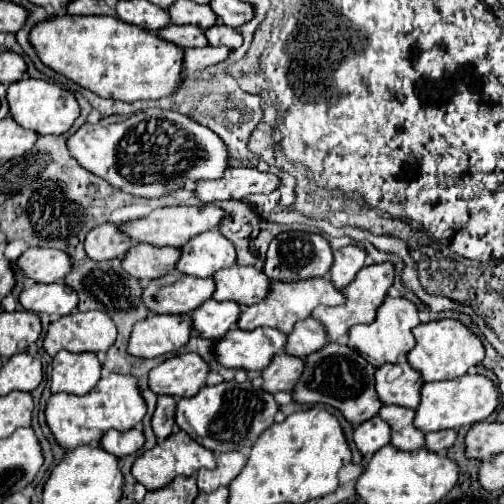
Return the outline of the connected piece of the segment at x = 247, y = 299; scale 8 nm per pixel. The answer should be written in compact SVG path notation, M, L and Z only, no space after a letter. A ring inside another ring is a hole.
M233 266L223 268L213 274L217 290L213 294L215 300L235 300L239 304L251 306L255 302L265 300L269 292L269 278L253 266ZM231 294L261 294L261 296L231 296Z

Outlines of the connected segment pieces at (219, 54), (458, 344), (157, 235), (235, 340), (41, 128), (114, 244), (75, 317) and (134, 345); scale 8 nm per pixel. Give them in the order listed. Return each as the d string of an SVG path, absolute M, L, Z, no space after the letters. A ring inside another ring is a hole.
M205 46L205 48L187 48L185 50L185 70L197 72L209 66L221 64L231 54L231 48L225 46Z
M443 318L427 324L419 324L413 328L415 336L415 348L407 354L409 364L421 372L421 378L425 382L435 382L435 380L453 380L463 376L471 366L481 364L485 356L485 348L481 340L461 322L455 318Z
M167 206L167 208L157 208L153 210L149 216L133 220L123 224L125 232L133 238L133 242L147 242L147 244L155 244L155 246L175 246L181 248L187 244L189 238L219 228L223 220L223 210L219 206Z
M233 328L215 344L217 360L227 368L265 370L277 352L283 352L287 334L275 328Z
M27 76L7 88L7 102L11 108L9 114L17 120L17 124L37 134L63 134L73 126L73 122L81 114L79 104L69 90L57 84L37 80L37 78L27 78Z
M101 224L93 228L85 238L85 252L91 260L123 258L127 248L133 246L131 238L125 236L121 224Z
M71 312L69 316L51 322L43 348L49 356L55 356L59 350L105 352L113 346L115 338L117 328L105 312Z
M149 316L133 326L129 354L139 358L155 358L177 352L191 338L191 316Z

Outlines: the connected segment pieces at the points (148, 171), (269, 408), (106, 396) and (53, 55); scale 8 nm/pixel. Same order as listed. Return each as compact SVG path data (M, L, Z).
M149 108L131 116L109 116L97 124L83 124L67 140L67 146L85 170L107 180L113 188L143 198L161 198L181 188L193 190L199 180L221 178L225 168L229 168L229 150L213 130L197 124L185 114L163 108Z
M229 380L217 386L205 386L191 398L181 398L177 402L175 422L195 442L199 442L201 446L213 452L237 450L249 456L257 438L275 422L277 412L279 404L271 396L271 392L265 392L263 388L255 386L251 380L243 384Z
M109 374L107 378L101 378L99 384L87 392L85 396L73 396L73 394L53 394L47 402L47 424L55 436L55 440L65 448L73 450L83 444L99 444L101 436L109 430L131 430L137 426L143 416L147 414L147 404L141 396L139 384L135 376L121 376L121 374Z
M55 16L51 20L39 22L31 30L29 40L45 66L105 98L115 98L123 102L165 98L173 96L173 92L177 92L183 80L183 48L177 48L167 40L161 40L155 32L131 26L113 16Z

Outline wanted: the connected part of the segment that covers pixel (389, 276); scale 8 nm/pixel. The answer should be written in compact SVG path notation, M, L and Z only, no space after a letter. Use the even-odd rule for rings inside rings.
M381 262L381 264L371 264L361 268L361 272L357 274L357 278L353 280L353 284L349 284L343 294L347 296L347 302L341 306L317 306L313 310L313 316L325 326L327 336L331 342L339 342L339 344L347 344L347 336L349 336L349 328L355 324L367 324L375 318L377 308L383 304L387 290L391 288L395 278L395 266L391 262Z

